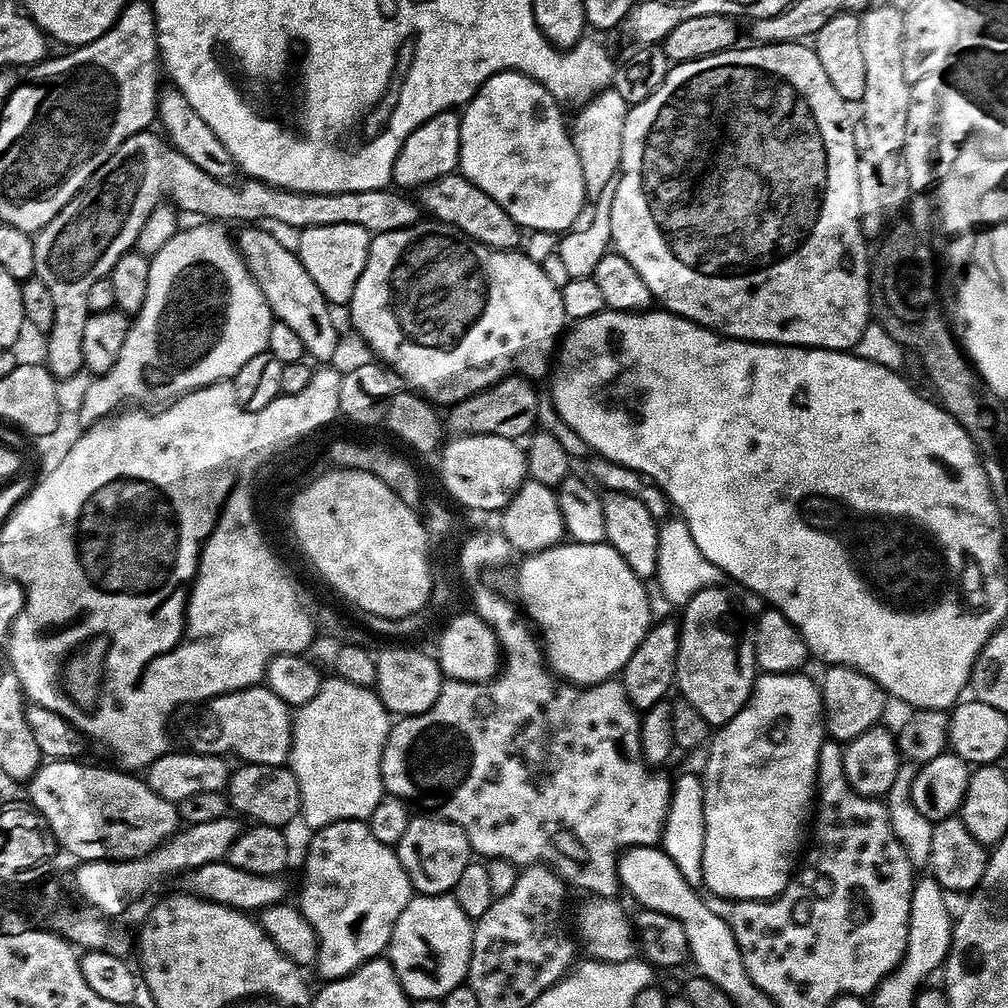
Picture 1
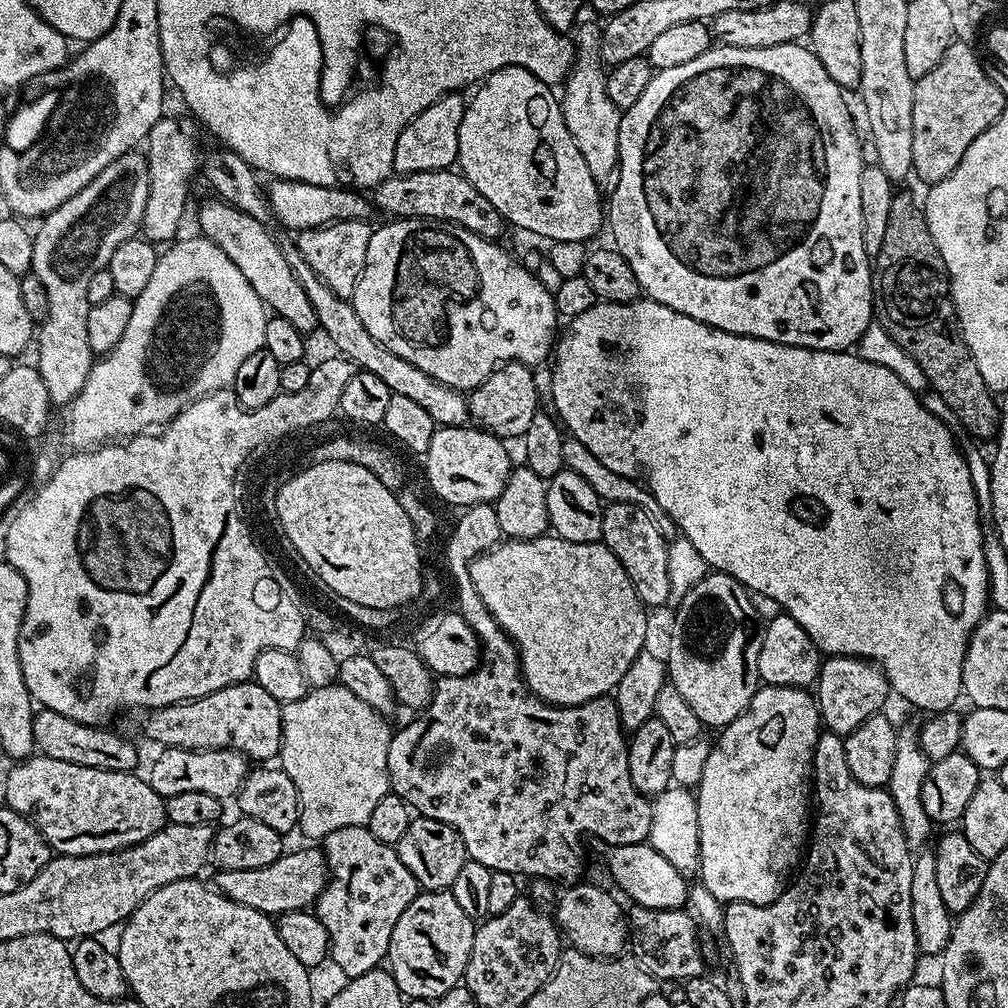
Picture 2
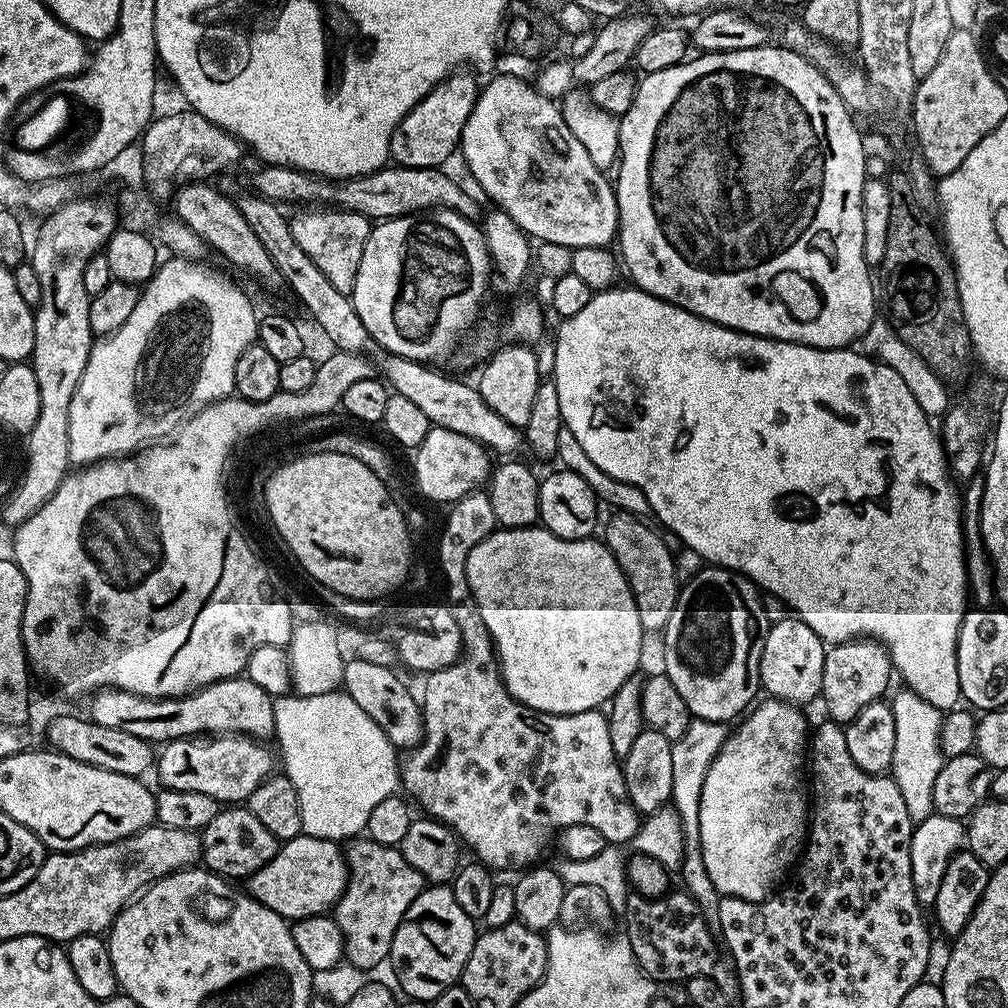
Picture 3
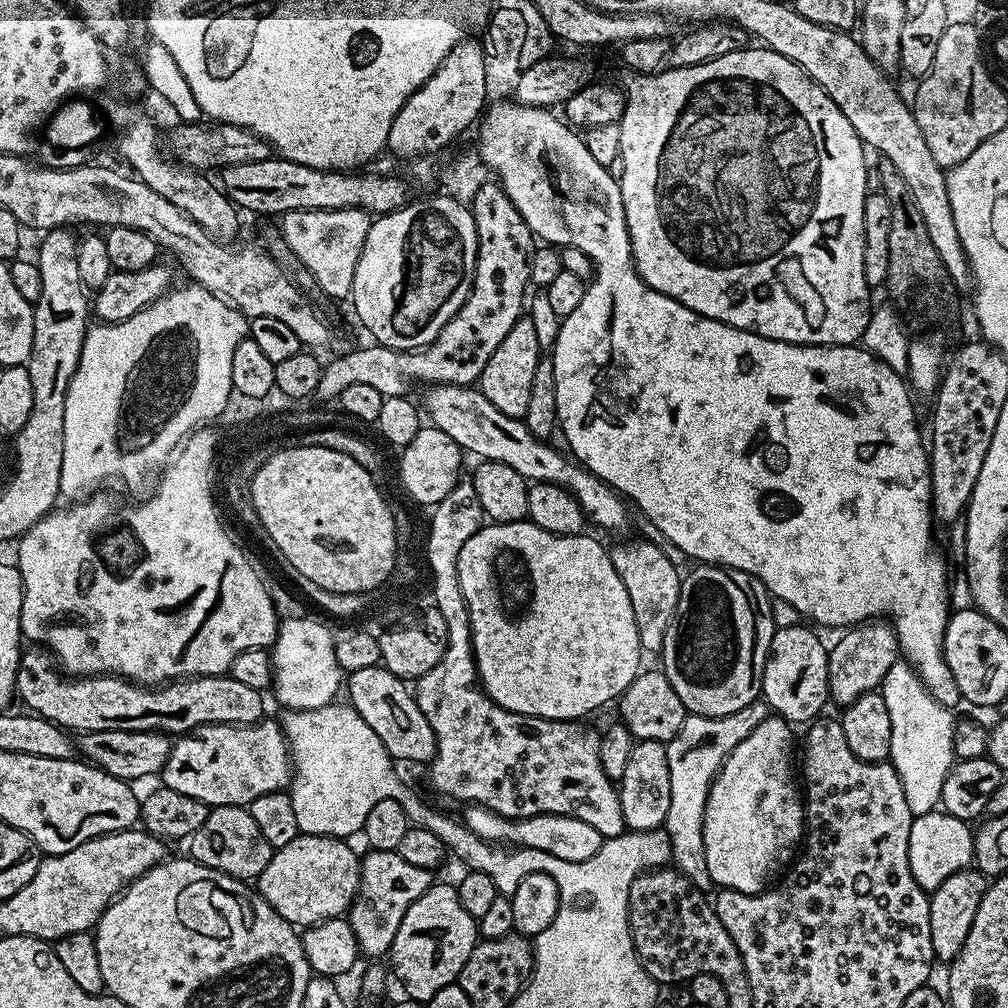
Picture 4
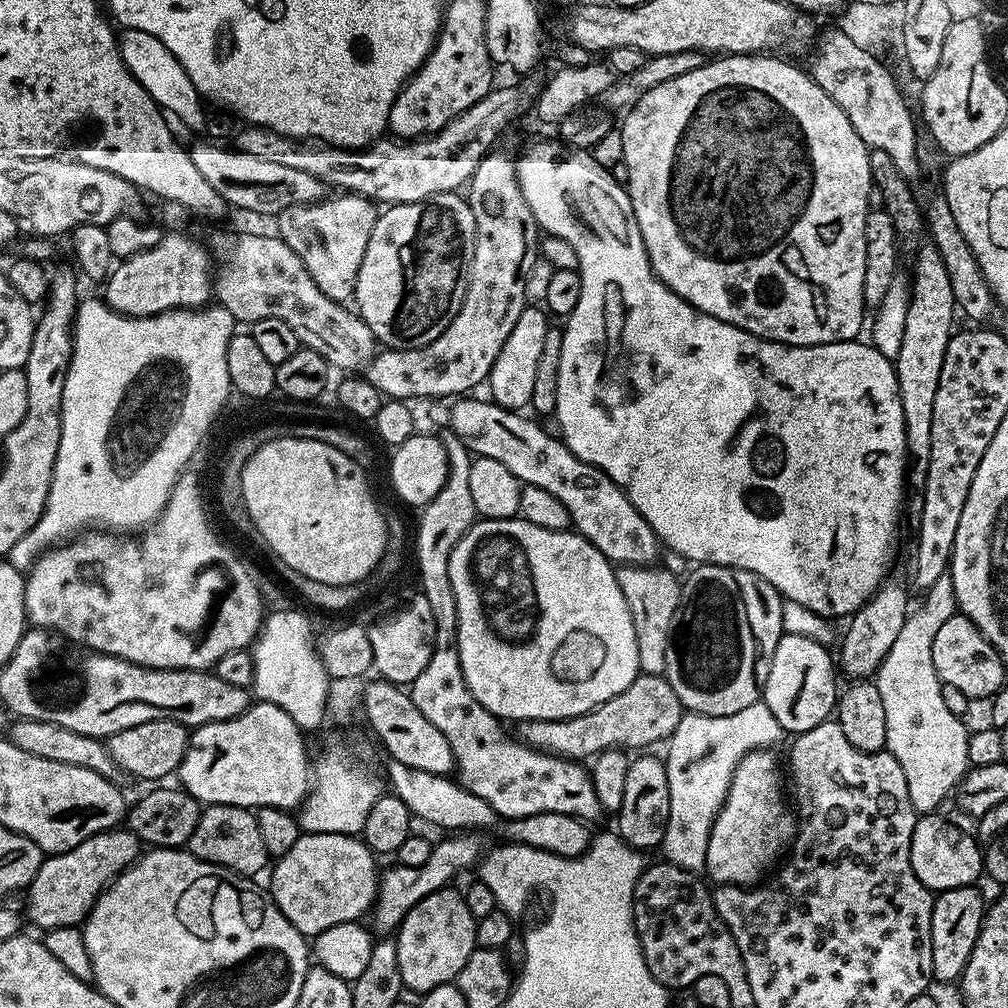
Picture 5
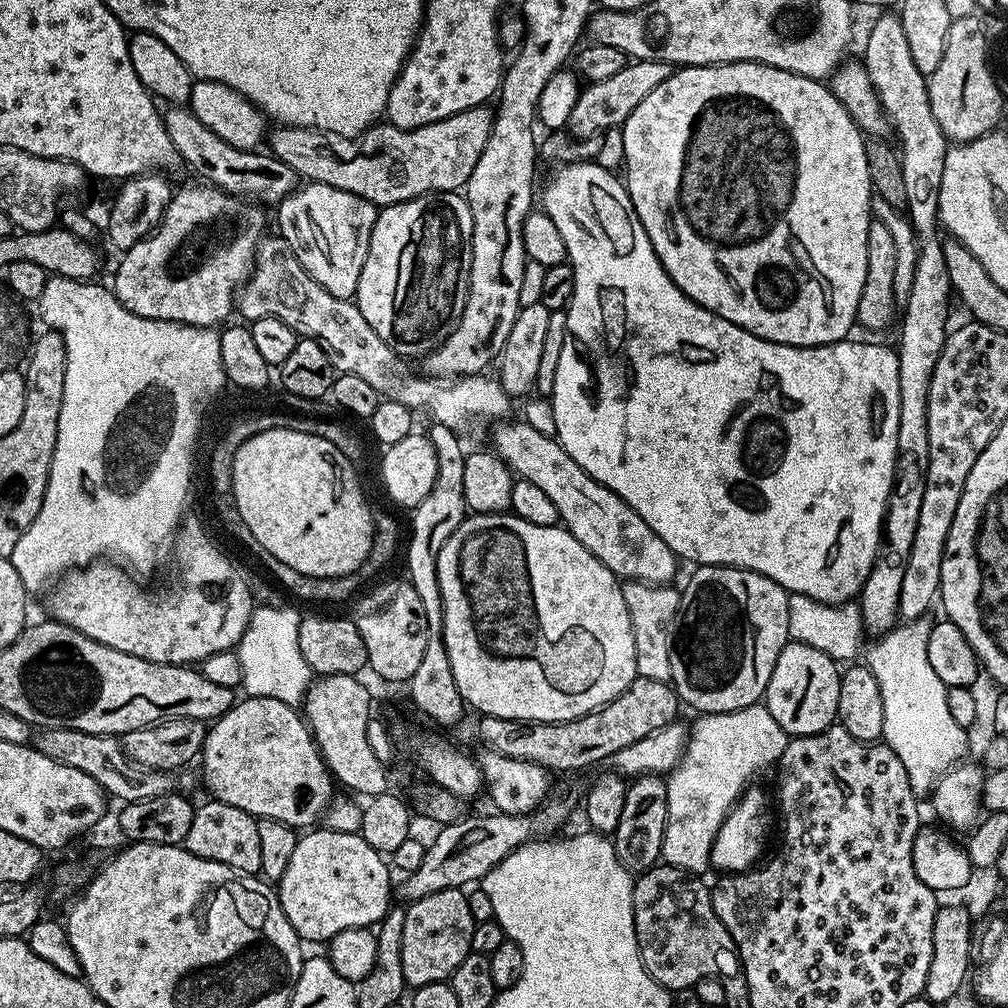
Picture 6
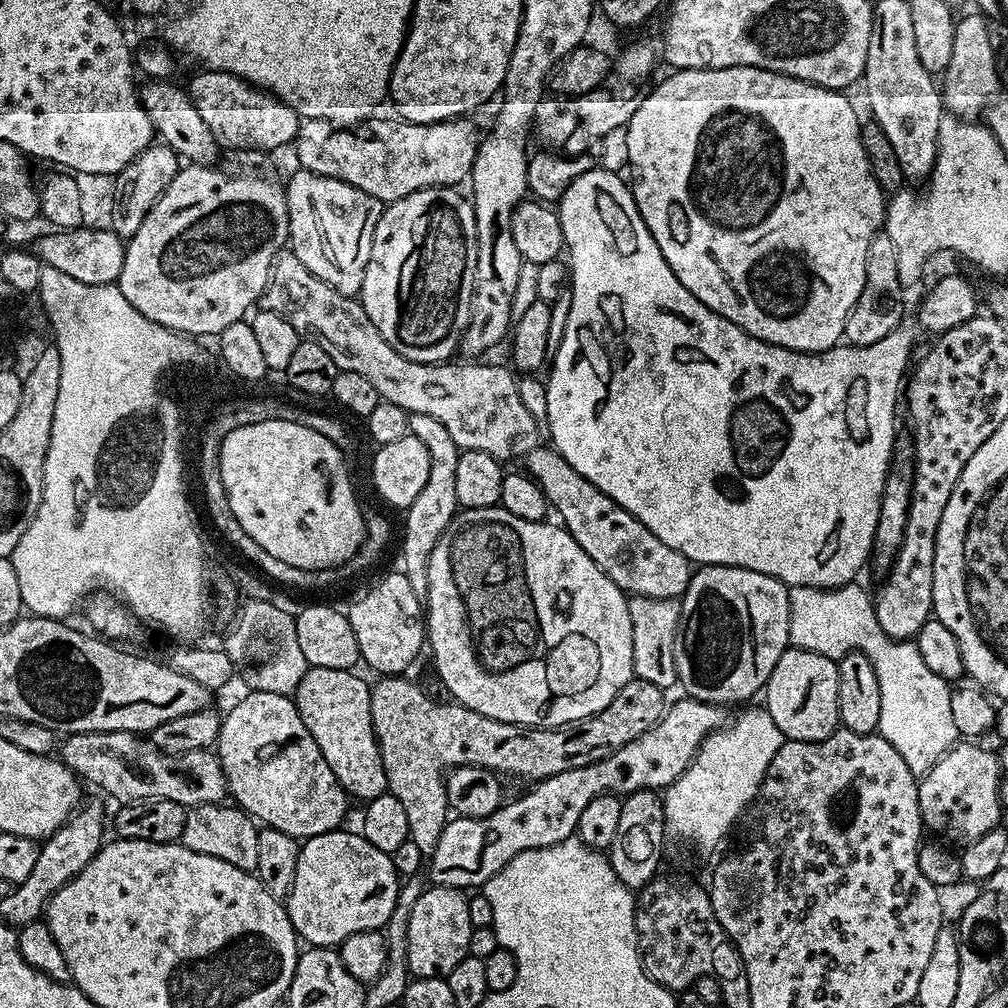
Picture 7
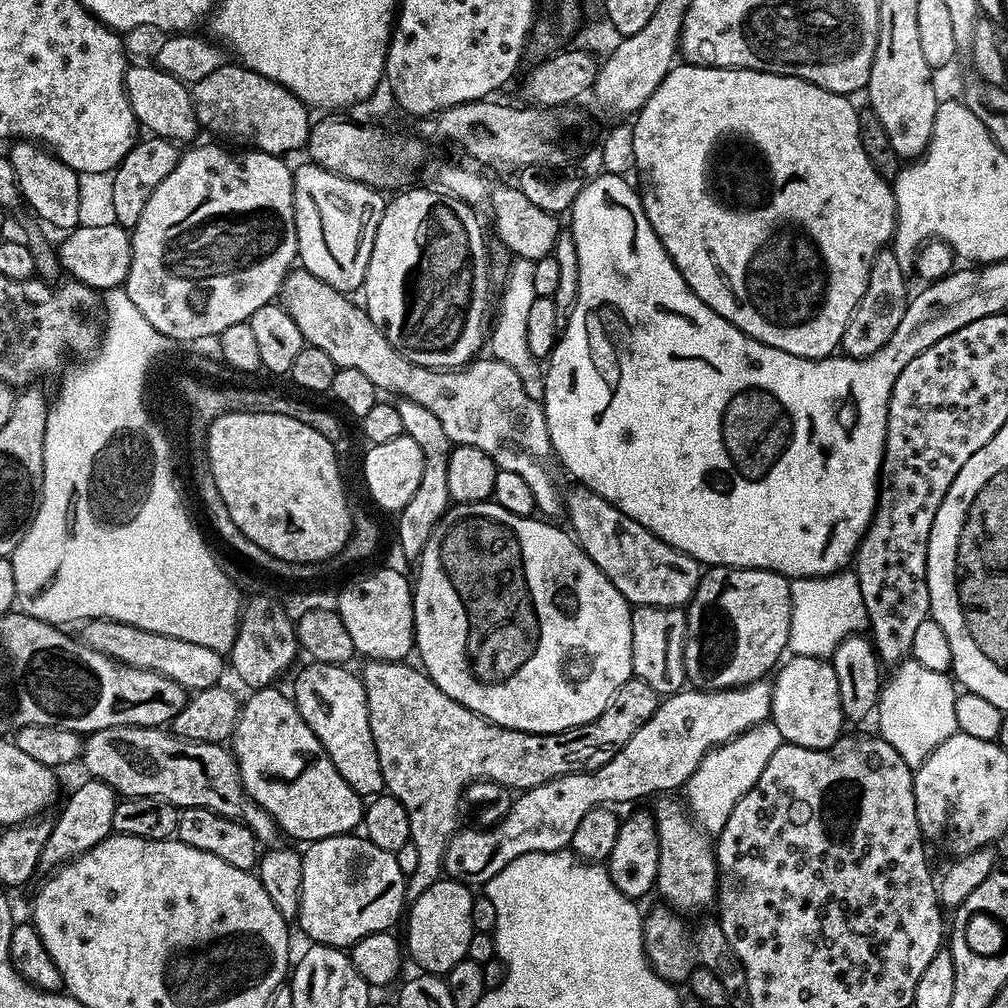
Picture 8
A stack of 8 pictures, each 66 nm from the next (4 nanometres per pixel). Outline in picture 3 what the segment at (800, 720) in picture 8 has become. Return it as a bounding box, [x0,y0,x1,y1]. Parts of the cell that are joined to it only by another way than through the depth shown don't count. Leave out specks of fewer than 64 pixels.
[760,618,826,706]

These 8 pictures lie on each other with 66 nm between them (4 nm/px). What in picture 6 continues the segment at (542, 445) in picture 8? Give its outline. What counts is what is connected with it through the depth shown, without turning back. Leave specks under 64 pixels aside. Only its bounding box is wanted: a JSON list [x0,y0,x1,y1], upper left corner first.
[238,234,514,432]

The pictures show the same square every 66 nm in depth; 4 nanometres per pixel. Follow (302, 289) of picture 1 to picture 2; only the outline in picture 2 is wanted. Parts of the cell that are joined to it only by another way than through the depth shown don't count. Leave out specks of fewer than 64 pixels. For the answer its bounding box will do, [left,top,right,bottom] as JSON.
[196,198,318,334]

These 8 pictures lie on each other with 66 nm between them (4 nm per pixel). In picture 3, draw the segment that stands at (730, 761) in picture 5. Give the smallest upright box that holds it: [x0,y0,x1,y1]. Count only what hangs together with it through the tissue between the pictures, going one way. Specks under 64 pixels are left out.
[671,719,730,934]

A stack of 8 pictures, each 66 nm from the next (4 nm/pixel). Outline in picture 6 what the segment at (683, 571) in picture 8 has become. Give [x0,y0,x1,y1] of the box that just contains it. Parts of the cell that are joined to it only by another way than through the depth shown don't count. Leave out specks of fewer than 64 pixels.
[491,418,678,585]

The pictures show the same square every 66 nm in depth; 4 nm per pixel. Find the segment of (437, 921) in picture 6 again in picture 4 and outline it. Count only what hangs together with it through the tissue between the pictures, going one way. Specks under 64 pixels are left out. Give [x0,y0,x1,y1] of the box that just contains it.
[391,882,477,1002]

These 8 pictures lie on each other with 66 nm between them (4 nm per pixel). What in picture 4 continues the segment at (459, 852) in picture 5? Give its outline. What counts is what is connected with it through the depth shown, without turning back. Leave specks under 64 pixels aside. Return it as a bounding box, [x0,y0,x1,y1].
[346,850,434,957]

